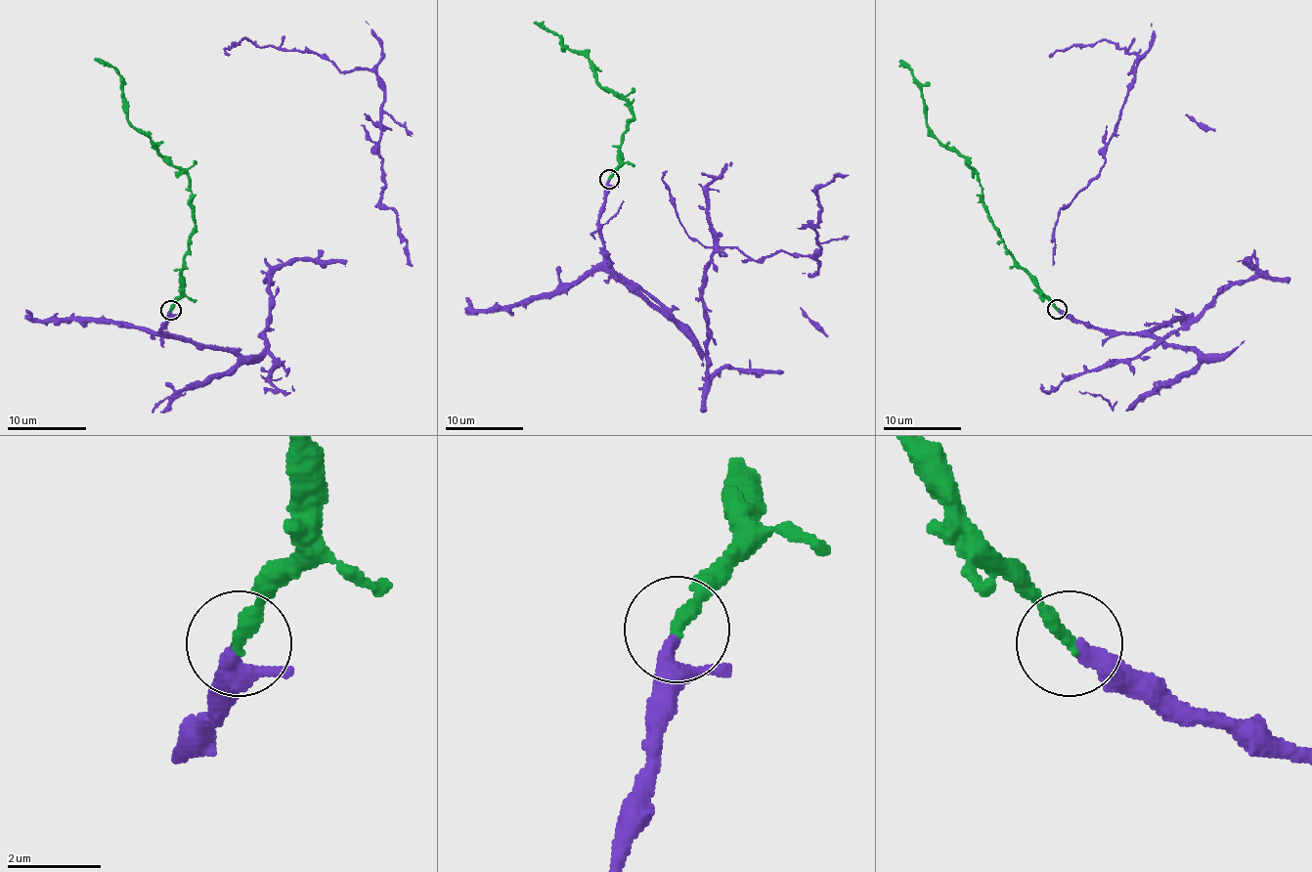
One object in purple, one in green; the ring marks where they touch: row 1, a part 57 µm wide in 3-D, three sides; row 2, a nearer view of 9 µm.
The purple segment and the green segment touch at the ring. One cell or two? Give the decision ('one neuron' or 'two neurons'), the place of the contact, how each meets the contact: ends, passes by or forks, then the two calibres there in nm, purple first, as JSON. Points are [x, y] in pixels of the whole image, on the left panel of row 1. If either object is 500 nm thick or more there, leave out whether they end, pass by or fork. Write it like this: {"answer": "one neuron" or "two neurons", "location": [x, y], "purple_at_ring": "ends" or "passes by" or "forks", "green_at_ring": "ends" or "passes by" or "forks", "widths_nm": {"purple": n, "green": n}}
{"answer": "one neuron", "location": [170, 310], "purple_at_ring": "ends", "green_at_ring": "ends", "widths_nm": {"purple": 360, "green": 320}}

